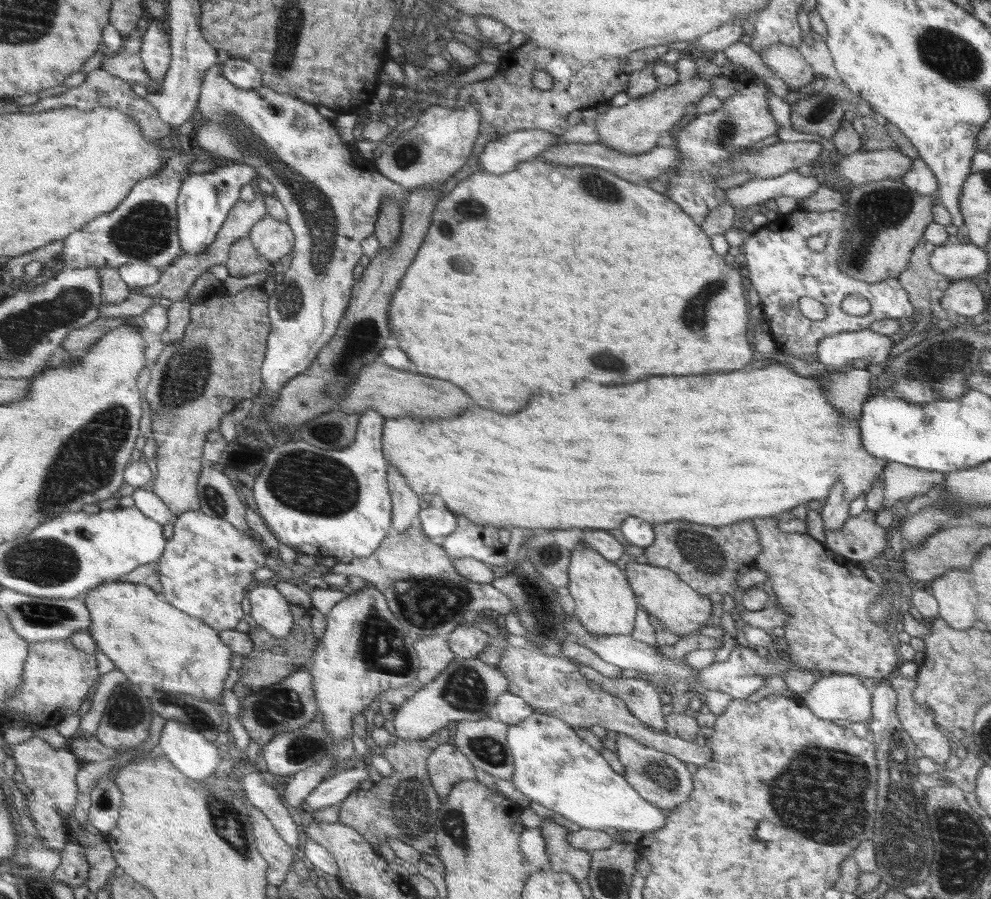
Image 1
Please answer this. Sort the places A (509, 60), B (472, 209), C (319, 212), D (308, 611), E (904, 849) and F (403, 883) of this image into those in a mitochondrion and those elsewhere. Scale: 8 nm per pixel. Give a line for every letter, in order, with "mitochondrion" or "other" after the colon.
A: other
B: mitochondrion
C: mitochondrion
D: other
E: mitochondrion
F: other

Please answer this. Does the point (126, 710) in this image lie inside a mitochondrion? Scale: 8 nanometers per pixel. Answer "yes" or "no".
yes

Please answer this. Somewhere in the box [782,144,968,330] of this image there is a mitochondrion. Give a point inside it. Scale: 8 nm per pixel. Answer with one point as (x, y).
(877, 211)

